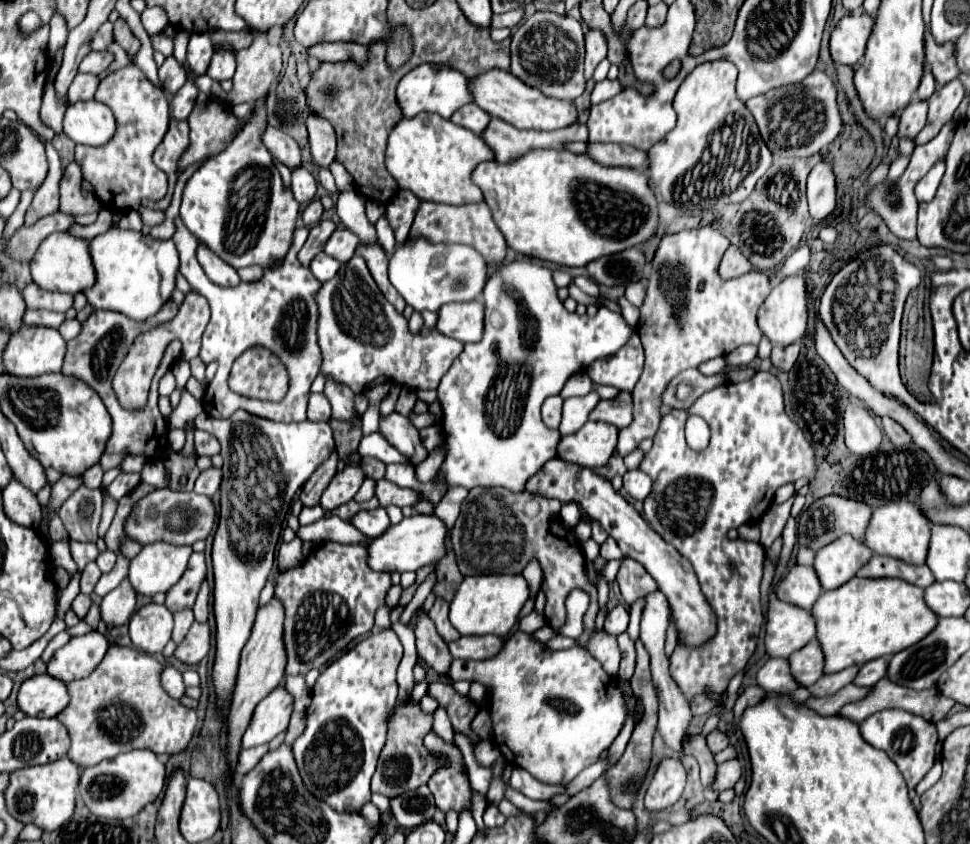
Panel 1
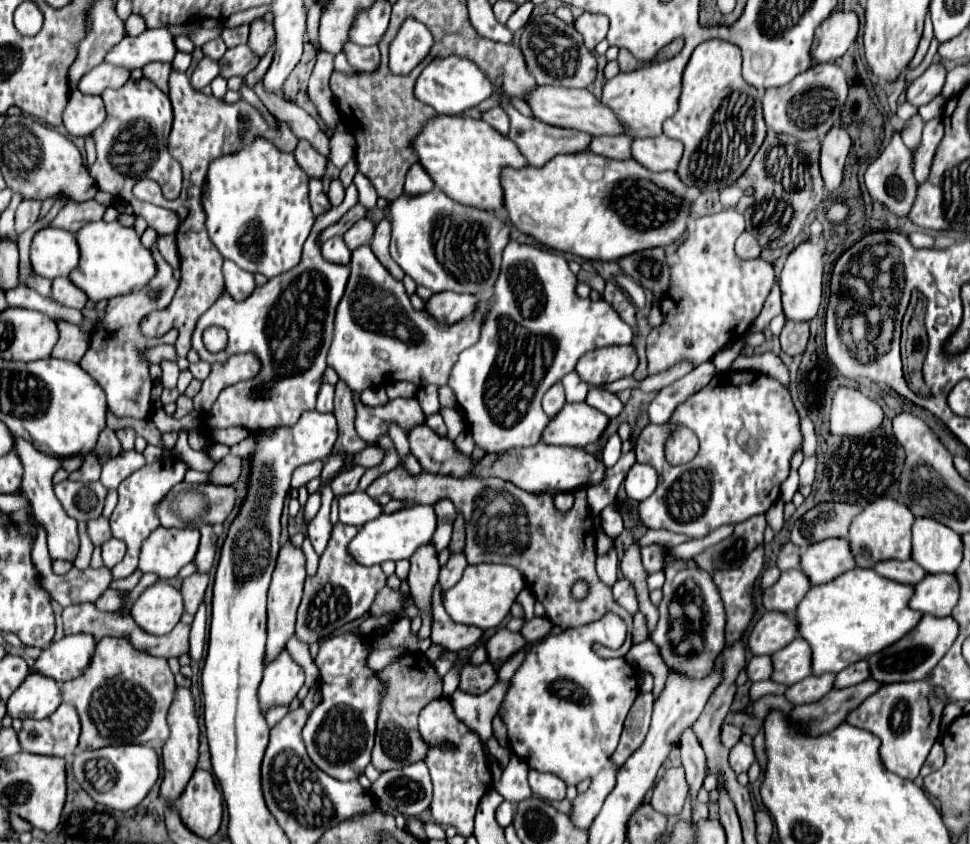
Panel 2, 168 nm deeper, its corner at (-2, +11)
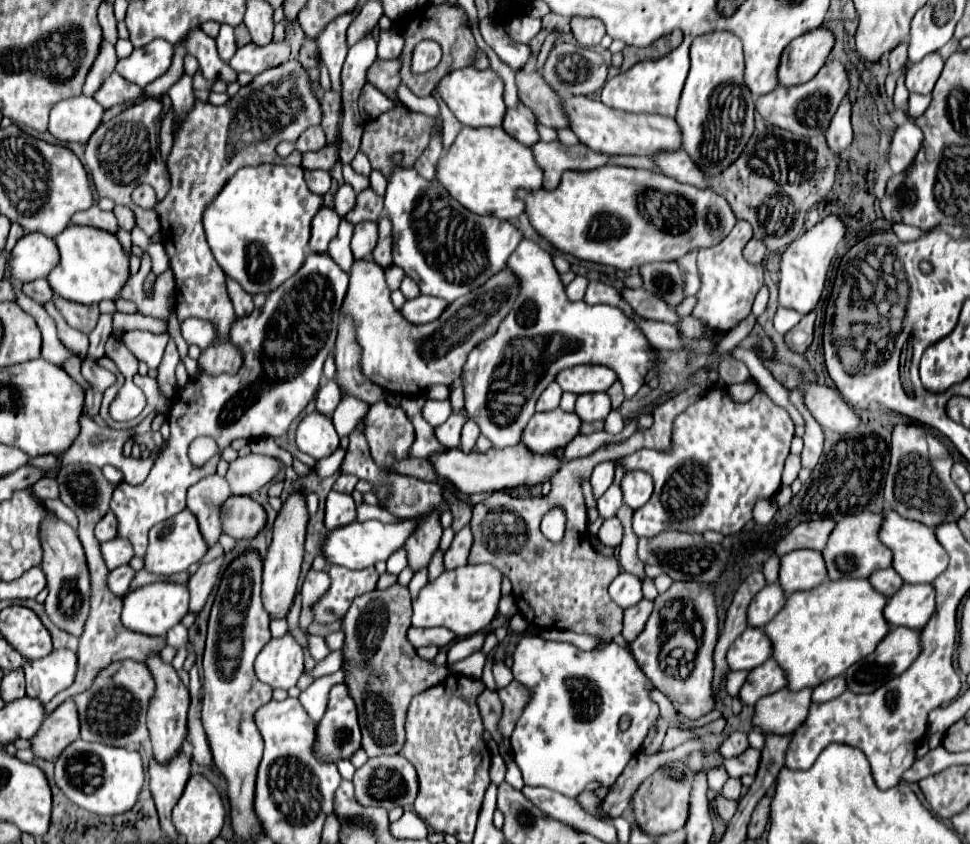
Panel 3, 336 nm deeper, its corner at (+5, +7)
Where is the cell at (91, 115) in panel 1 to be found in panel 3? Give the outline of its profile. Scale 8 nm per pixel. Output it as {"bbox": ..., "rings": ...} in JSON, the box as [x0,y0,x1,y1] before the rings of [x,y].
{"bbox":[48,95,104,143],"rings":[[[78,95],[74,99],[58,101],[50,111],[48,131],[58,141],[88,143],[90,135],[102,121],[104,107],[94,97]]]}

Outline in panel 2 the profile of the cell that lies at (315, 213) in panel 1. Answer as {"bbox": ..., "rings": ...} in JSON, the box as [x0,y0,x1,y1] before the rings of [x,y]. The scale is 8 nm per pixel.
{"bbox":[327,179,345,205],"rings":[[[339,179],[331,181],[331,187],[329,187],[329,191],[327,191],[329,203],[331,203],[331,205],[339,205],[339,203],[343,201],[343,195],[345,195],[345,191],[343,191],[343,187],[341,187]]]}

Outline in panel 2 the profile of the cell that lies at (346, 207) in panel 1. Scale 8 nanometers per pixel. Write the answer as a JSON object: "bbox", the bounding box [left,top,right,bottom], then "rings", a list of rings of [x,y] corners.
{"bbox":[353,173,377,209],"rings":[[[357,173],[353,177],[353,185],[357,187],[357,197],[359,197],[359,205],[365,205],[367,209],[375,207],[377,201],[377,193],[373,189],[373,185],[367,181],[367,177],[363,177],[361,173]]]}

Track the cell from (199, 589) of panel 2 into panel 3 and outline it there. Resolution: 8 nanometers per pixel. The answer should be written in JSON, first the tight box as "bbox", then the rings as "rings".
{"bbox":[188,557,224,613],"rings":[[[218,557],[210,563],[202,563],[198,567],[198,571],[190,577],[188,587],[190,587],[190,611],[192,613],[198,613],[204,607],[204,603],[208,601],[212,589],[218,583],[222,565],[224,565],[224,557]]]}

